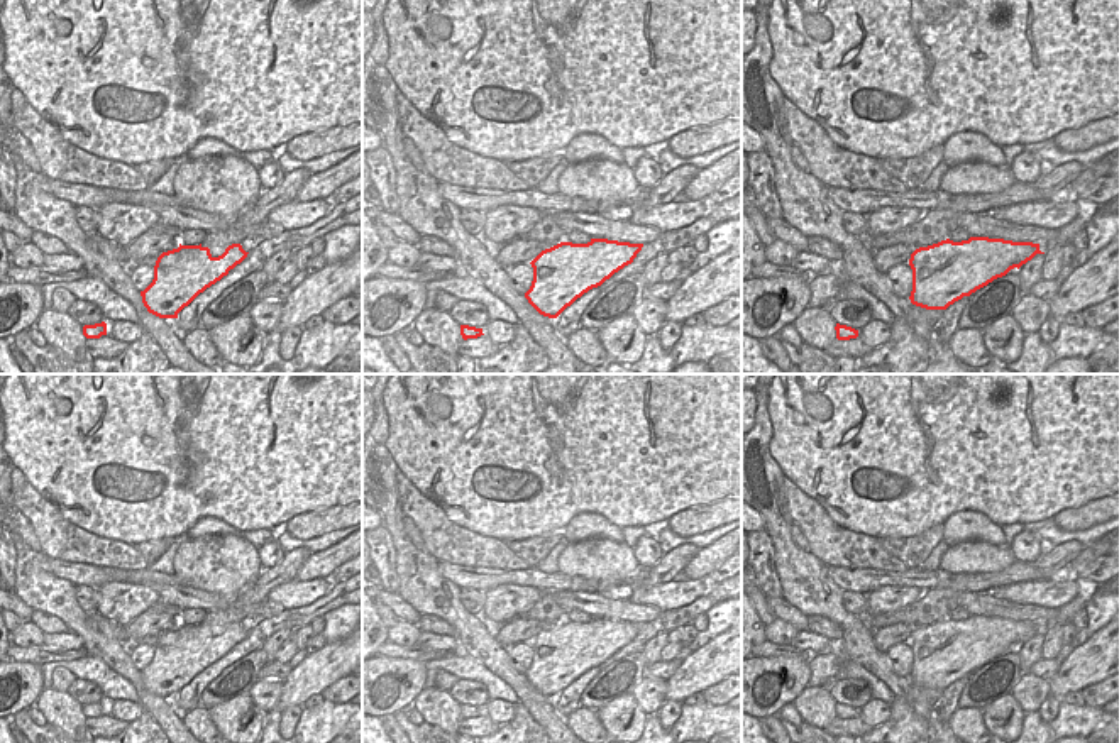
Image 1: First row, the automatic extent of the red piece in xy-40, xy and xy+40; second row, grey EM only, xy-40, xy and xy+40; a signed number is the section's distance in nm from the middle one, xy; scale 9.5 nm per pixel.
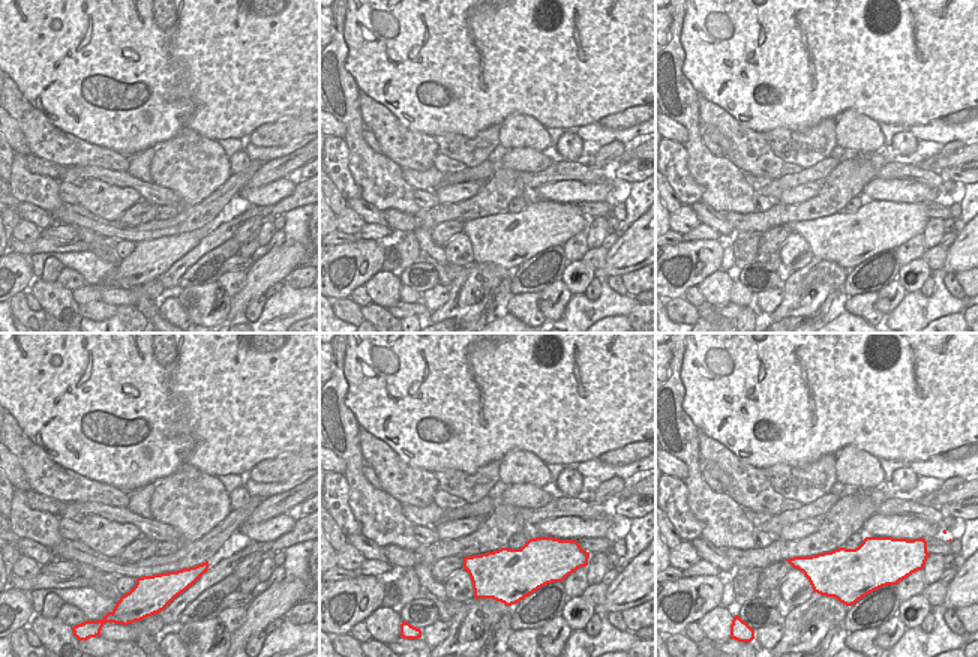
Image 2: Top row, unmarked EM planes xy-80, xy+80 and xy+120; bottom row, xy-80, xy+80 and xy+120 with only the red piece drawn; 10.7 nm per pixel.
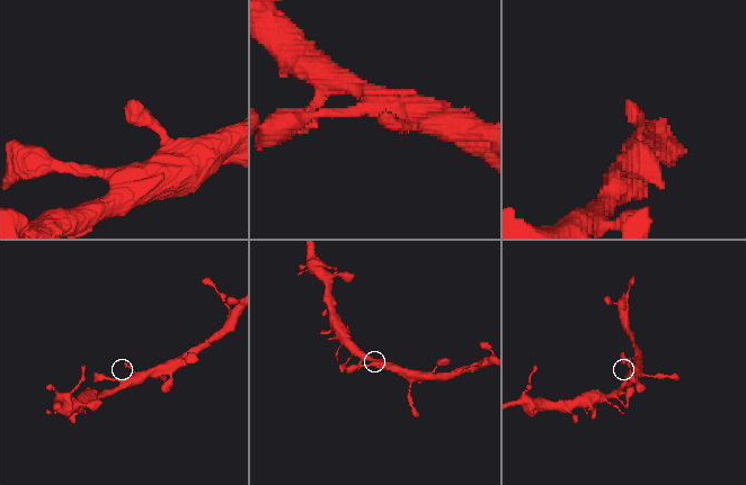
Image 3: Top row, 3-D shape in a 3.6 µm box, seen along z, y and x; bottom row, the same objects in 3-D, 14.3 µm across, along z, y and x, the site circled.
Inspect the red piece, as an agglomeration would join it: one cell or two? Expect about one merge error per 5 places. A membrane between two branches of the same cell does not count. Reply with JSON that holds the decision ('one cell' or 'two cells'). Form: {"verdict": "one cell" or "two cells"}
{"verdict": "one cell"}

